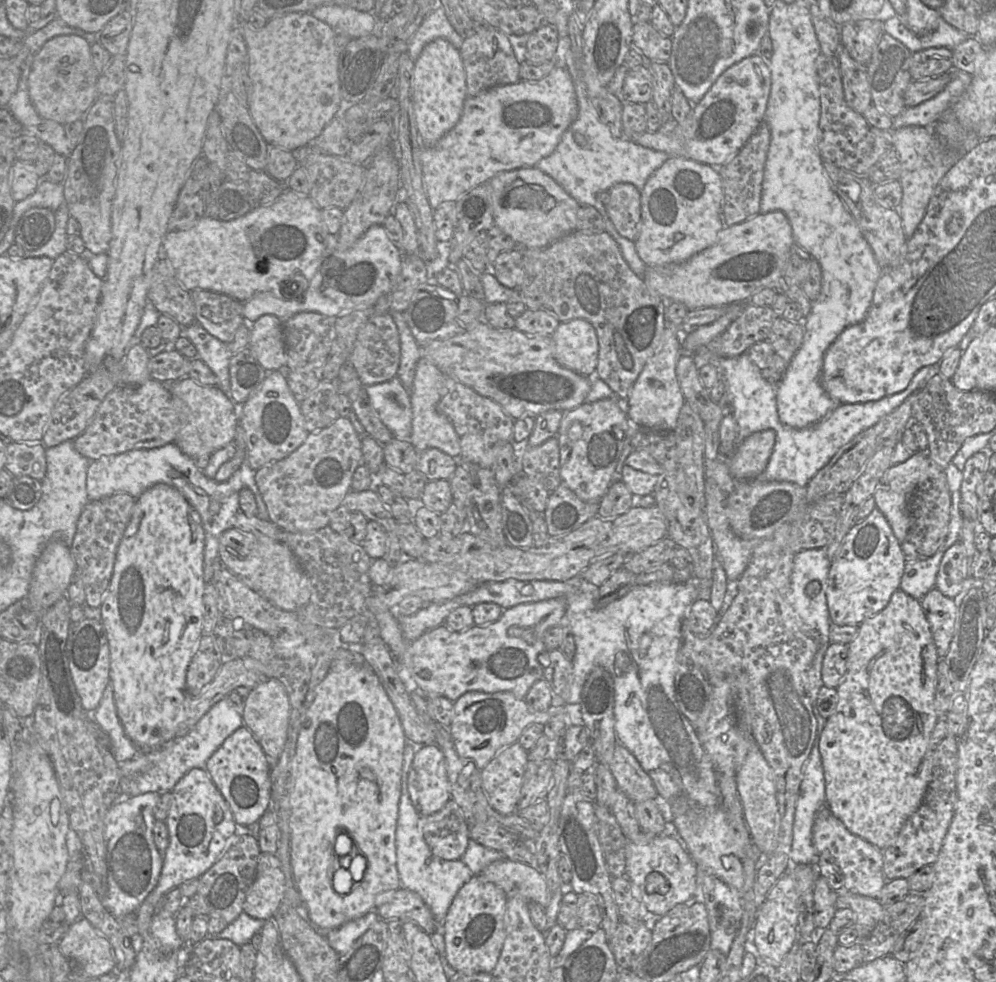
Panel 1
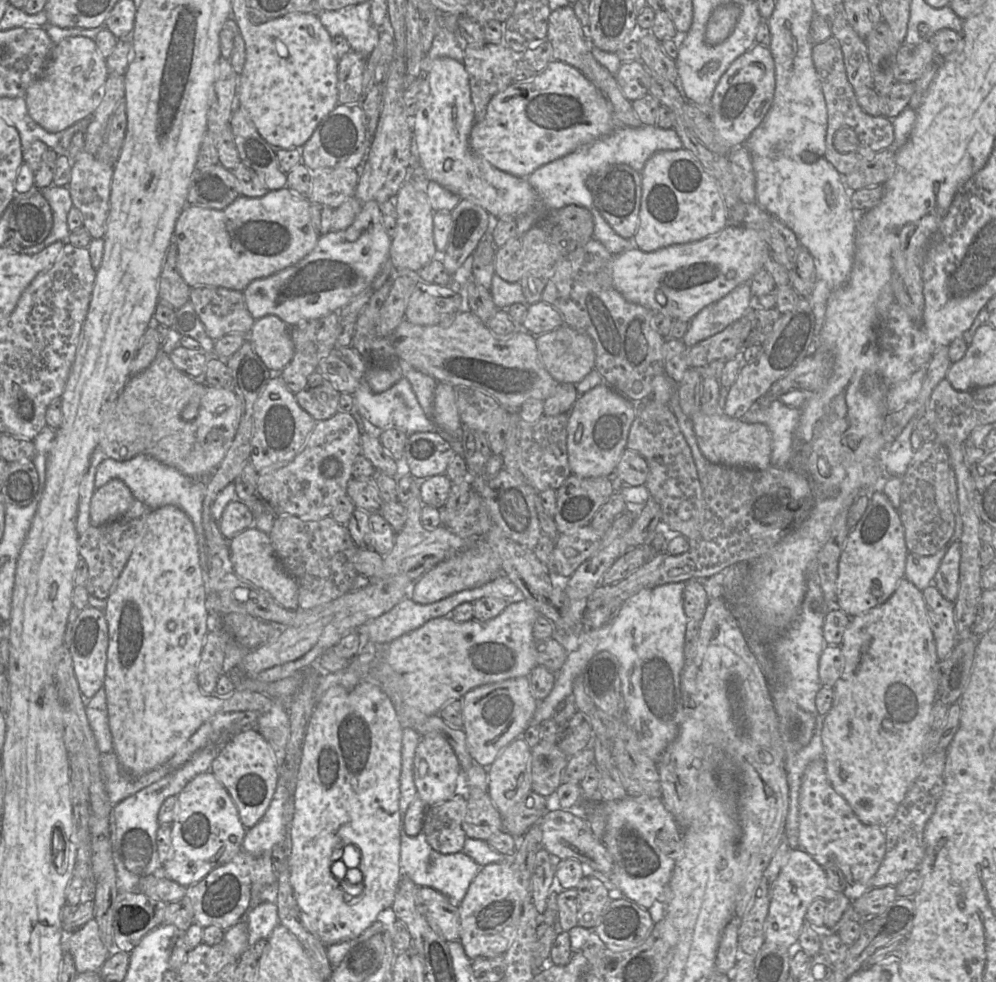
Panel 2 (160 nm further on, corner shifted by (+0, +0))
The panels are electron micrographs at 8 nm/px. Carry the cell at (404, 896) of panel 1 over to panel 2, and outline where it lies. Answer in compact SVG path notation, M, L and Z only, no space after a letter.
M419 887L419 895L427 908L427 918L432 928L447 942L459 941L459 908L431 887Z

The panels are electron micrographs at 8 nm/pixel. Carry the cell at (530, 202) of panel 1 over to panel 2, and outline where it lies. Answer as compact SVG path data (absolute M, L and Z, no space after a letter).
M448 57L437 58L432 62L432 66L428 73L425 75L425 80L422 81L422 89L417 94L417 109L414 118L412 118L412 129L414 138L416 141L416 146L418 150L419 164L424 169L425 176L428 180L434 181L444 187L445 189L451 191L452 193L458 195L461 199L468 199L481 207L483 207L491 217L496 219L500 218L517 218L523 214L526 214L531 209L536 207L536 202L539 201L537 194L530 186L528 180L526 178L520 178L513 176L509 173L503 172L494 166L492 166L487 160L475 154L469 145L469 135L471 129L475 123L475 115L474 115L474 105L471 99L471 89L469 83L469 76L465 69L465 66L462 62L457 61Z

